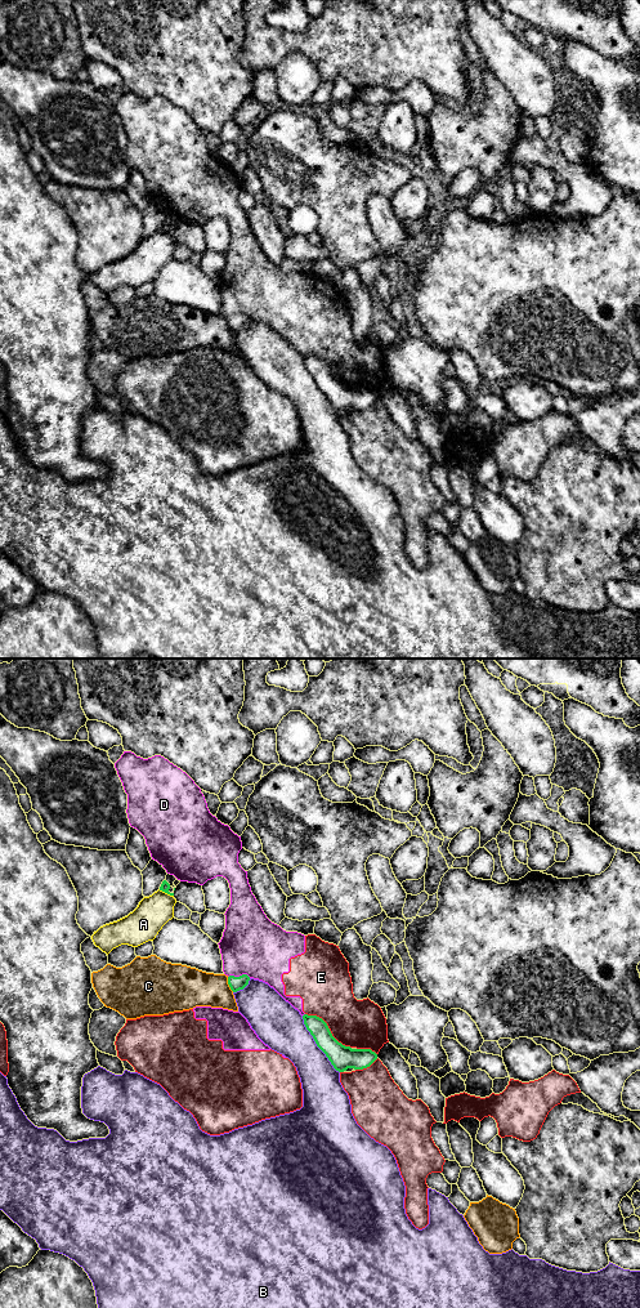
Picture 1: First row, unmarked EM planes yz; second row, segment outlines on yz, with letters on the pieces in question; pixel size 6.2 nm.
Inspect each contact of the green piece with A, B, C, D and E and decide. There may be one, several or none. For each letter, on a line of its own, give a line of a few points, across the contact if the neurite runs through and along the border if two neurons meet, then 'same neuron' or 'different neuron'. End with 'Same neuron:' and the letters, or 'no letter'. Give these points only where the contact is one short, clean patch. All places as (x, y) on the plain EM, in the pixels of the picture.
A: yz (159, 230), (173, 236) | different neuron
B: different neuron
C: yz (227, 317), (227, 324), (233, 331) | different neuron
D: different neuron
E: different neuron
Same neuron: no letter

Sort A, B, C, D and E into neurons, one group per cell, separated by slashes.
A / B / C / D E

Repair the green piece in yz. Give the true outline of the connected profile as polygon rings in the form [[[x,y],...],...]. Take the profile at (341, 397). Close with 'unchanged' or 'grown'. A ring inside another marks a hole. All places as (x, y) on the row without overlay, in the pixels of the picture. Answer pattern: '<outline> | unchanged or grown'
[[[304,354],[303,360],[317,387],[326,394],[336,411],[363,410],[377,399],[377,394],[371,389],[352,389],[339,383],[322,358]]] | unchanged

